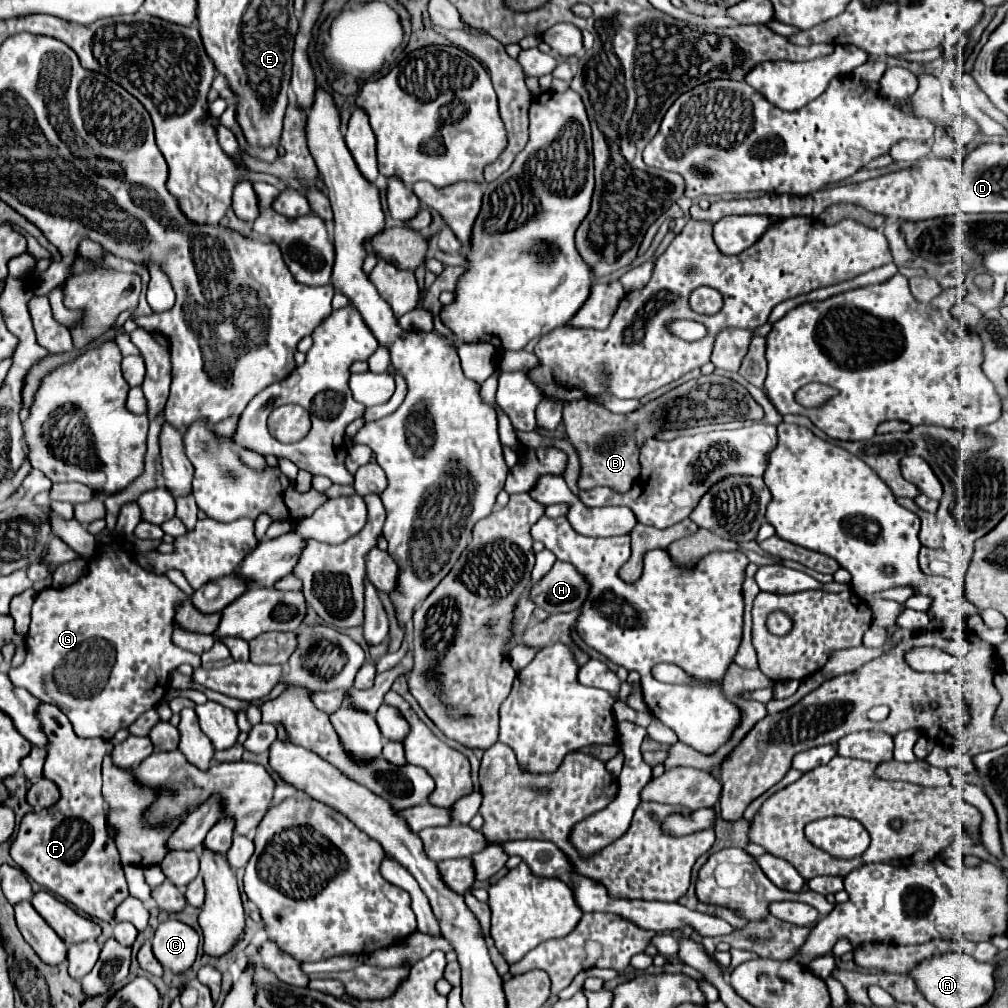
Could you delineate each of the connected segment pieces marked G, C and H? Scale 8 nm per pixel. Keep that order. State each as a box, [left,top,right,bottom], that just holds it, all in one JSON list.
[[9,537,201,739],[151,921,199,975],[529,561,589,613]]

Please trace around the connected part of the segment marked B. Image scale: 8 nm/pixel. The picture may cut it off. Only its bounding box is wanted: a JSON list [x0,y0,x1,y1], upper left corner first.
[563,375,763,493]

